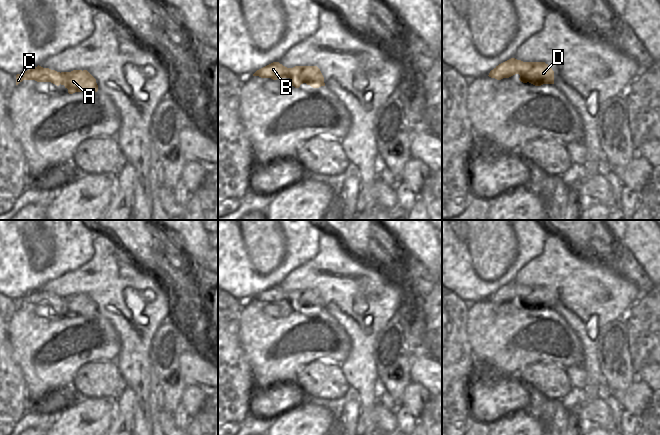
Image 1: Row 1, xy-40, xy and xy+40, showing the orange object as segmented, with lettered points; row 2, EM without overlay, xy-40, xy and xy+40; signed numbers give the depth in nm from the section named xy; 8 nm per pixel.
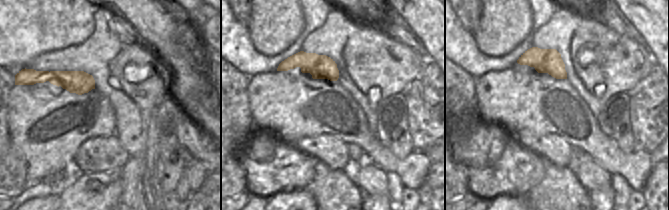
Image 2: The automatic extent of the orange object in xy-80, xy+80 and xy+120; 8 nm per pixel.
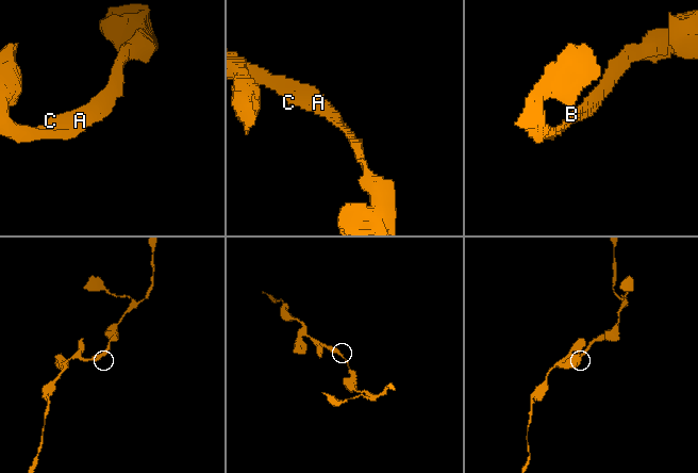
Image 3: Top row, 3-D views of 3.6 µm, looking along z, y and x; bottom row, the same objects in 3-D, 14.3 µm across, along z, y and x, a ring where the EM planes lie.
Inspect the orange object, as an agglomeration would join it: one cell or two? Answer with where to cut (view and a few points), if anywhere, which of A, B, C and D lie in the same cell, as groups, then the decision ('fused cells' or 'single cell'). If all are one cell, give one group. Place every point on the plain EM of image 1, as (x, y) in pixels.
cut none; groups A B C D; single cell

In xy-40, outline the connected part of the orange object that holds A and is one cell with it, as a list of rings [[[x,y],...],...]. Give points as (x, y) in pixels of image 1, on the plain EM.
[[[37,290],[16,299],[16,309],[23,304],[37,306],[51,306],[57,310],[64,309],[69,318],[75,316],[97,316],[96,303],[87,294],[73,294],[71,296],[57,296],[49,292]]]

